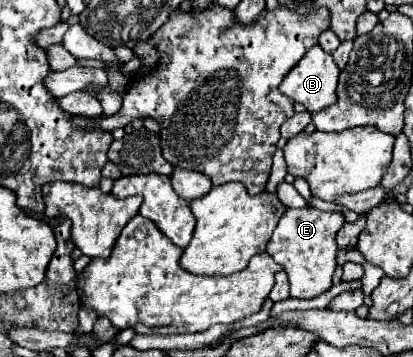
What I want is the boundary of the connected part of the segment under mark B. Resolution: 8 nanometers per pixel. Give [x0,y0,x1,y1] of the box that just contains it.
[279,45,339,113]

